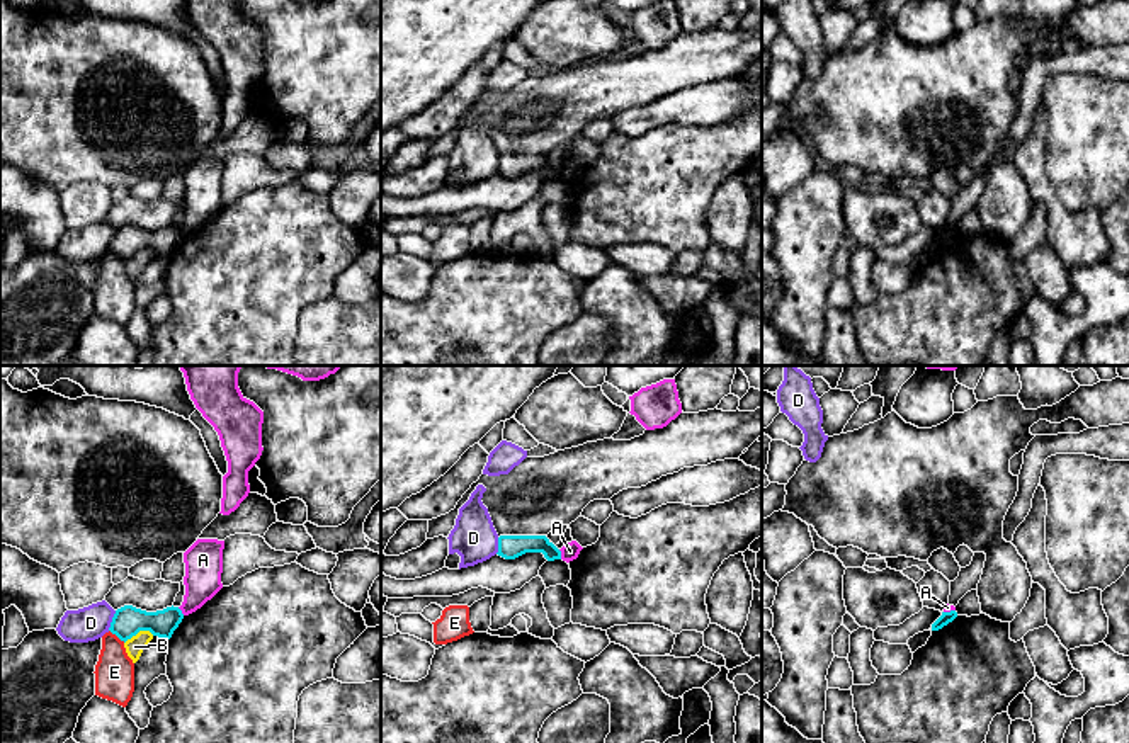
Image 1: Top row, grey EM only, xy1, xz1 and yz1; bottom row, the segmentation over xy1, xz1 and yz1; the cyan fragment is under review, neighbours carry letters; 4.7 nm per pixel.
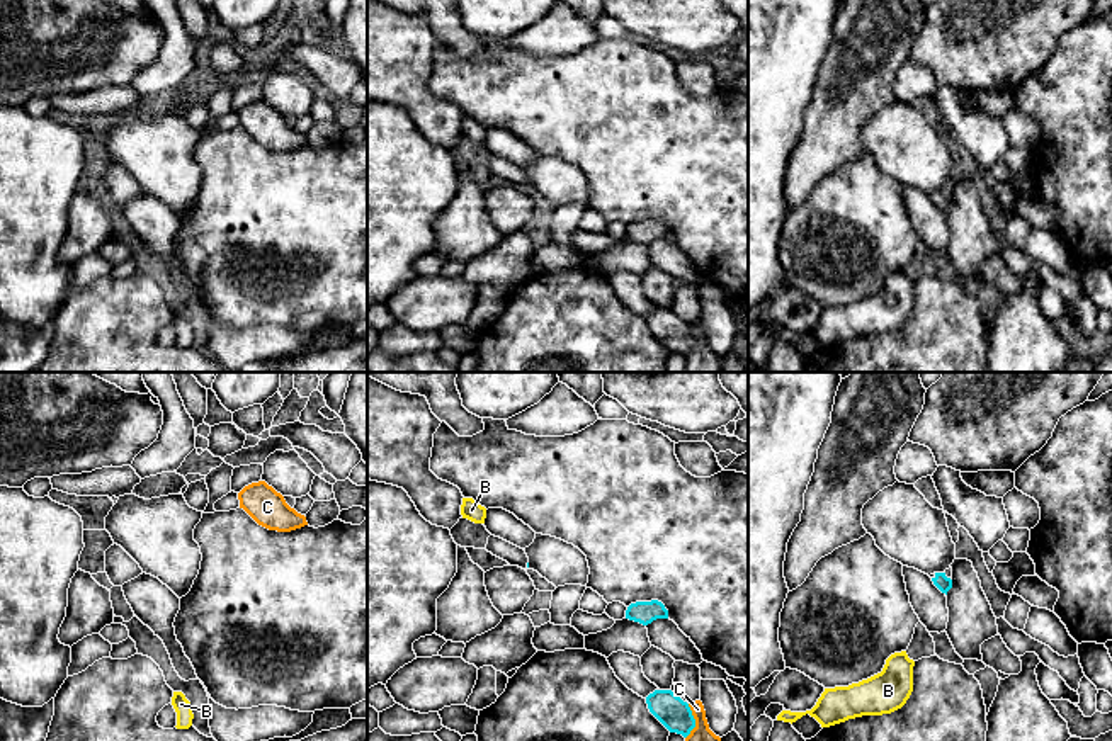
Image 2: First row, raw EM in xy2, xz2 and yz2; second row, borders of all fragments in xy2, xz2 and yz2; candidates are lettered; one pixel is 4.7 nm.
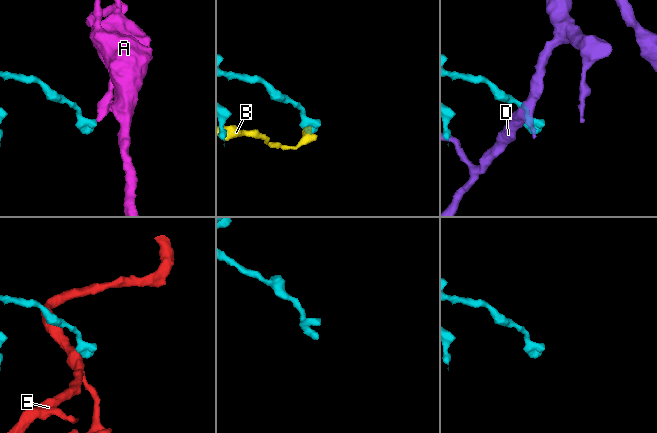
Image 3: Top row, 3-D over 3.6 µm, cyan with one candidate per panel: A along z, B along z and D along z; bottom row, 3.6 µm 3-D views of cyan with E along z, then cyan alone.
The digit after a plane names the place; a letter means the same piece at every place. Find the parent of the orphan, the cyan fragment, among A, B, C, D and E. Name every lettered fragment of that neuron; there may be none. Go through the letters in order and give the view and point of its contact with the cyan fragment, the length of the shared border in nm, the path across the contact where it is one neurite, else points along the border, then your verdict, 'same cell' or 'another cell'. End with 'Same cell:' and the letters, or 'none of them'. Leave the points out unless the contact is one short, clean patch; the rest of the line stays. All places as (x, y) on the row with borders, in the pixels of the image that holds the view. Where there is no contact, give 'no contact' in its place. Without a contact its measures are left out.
A: xz1 (560, 555) | 50 nm | along xz1 (558, 550), (561, 558) | another cell
B: xy1 (138, 631) | 150 nm | another cell
C: xz2 (694, 721) | 170 nm | another cell
D: xy1 (113, 621) | 100 nm | another cell
E: xy1 (118, 636) | 100 nm | along xy1 (109, 629), (124, 641) | another cell
Same cell: none of them

